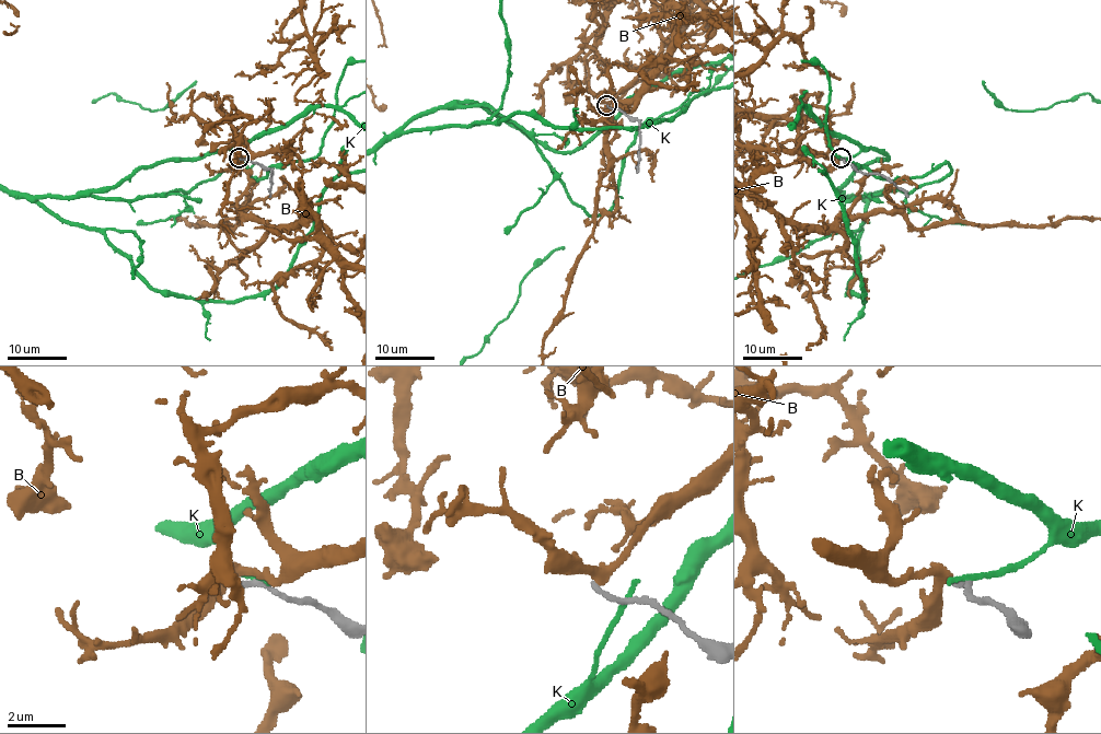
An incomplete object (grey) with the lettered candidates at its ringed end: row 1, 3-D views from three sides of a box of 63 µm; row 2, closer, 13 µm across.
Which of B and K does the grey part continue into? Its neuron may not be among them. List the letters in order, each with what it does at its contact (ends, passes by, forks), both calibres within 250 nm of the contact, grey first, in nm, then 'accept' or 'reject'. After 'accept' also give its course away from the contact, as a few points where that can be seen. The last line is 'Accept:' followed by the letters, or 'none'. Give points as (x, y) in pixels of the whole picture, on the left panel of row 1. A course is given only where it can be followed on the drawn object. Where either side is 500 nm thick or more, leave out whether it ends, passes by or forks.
B: it passes by; 200 nm thick on the grey side, 360 nm on the other; reject
K: it ends there; 180 nm thick on the grey side, 240 nm on the other; reject
Accept: none

